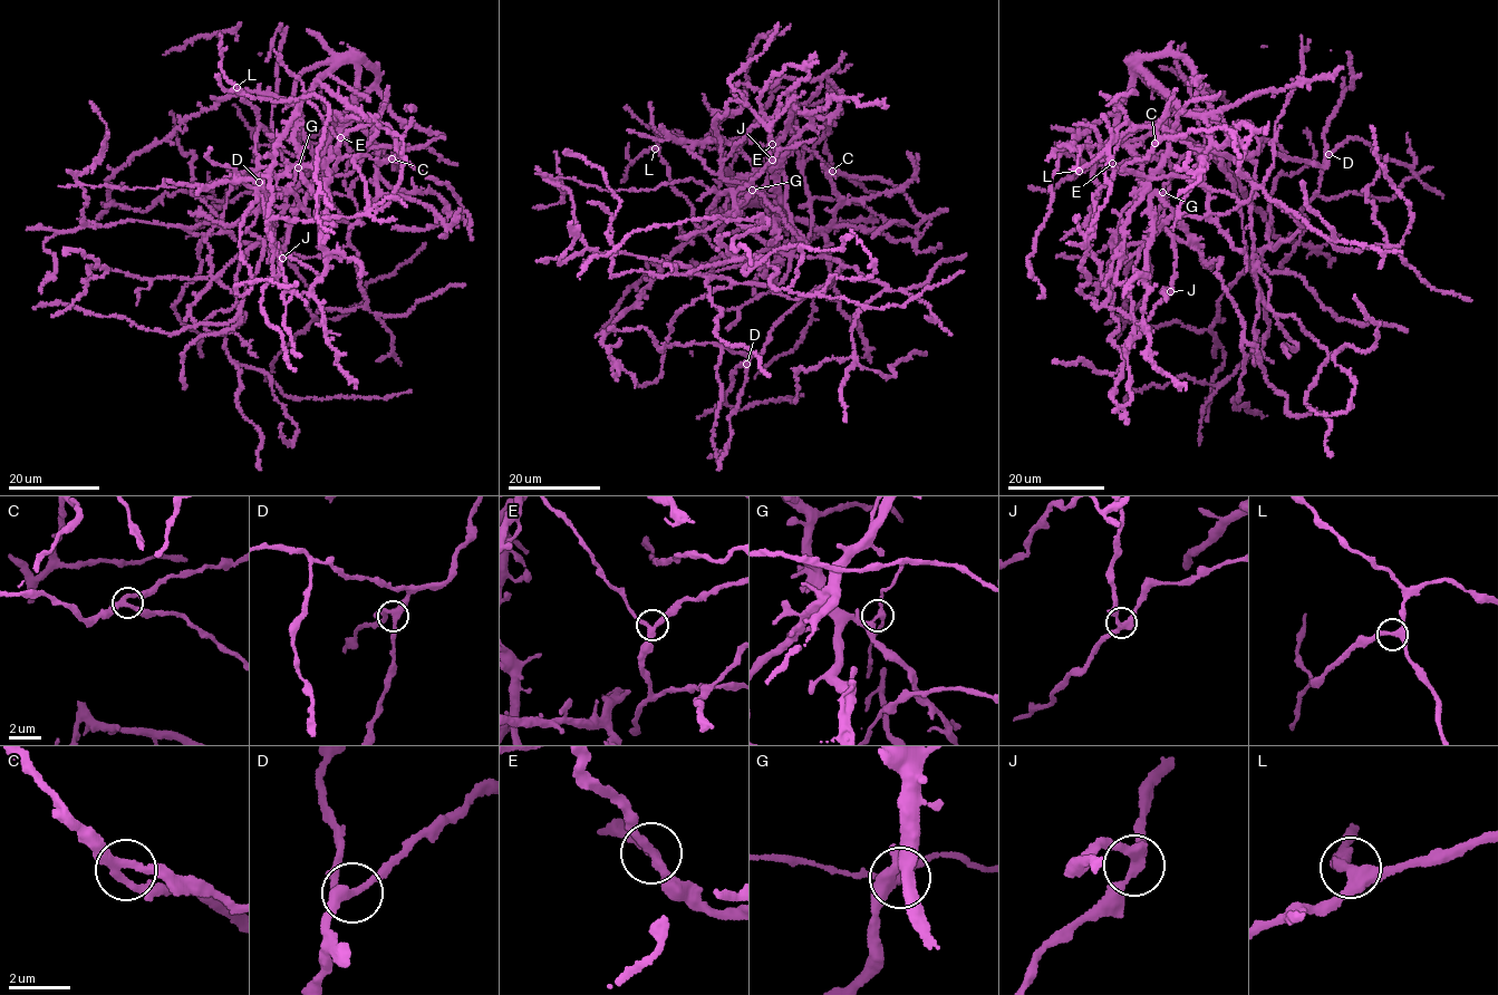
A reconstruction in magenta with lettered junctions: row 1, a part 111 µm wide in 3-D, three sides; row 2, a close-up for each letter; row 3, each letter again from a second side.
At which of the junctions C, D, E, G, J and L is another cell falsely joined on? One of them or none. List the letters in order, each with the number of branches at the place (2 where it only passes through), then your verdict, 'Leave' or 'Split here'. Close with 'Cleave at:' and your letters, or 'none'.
C: Branches: 3. Leave
D: Branches: 3. Leave
E: Branches: 3. Leave
G: Branches: 3. Split here
J: Branches: 3. Leave
L: Branches: 3. Leave
Cleave at: G

